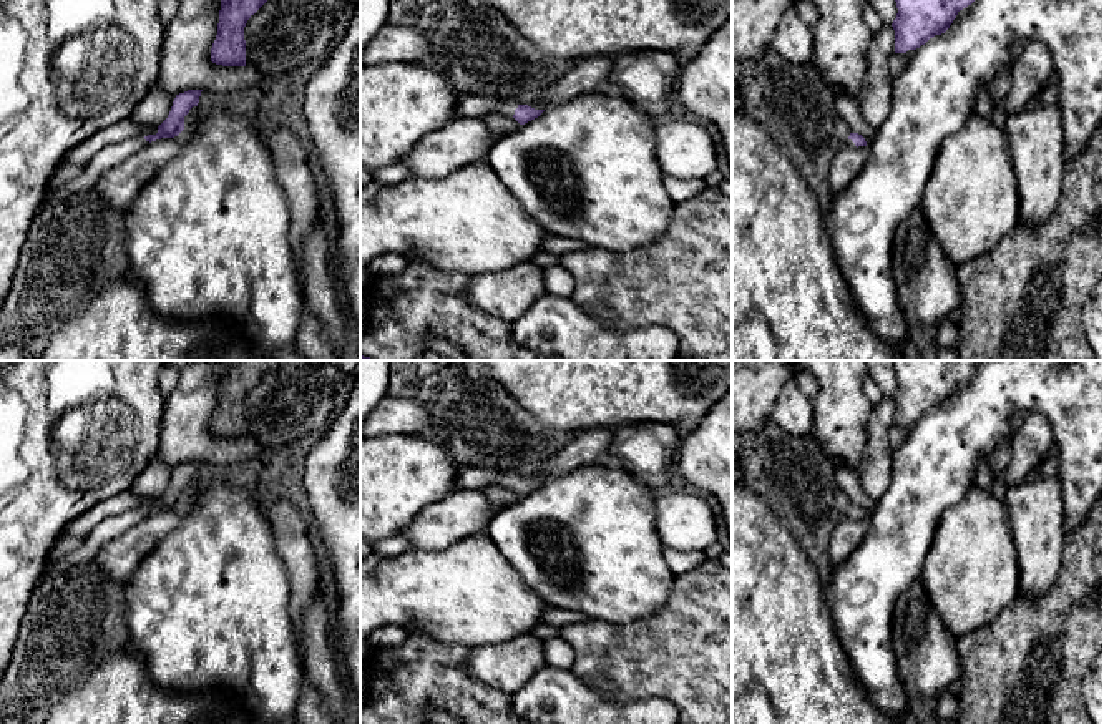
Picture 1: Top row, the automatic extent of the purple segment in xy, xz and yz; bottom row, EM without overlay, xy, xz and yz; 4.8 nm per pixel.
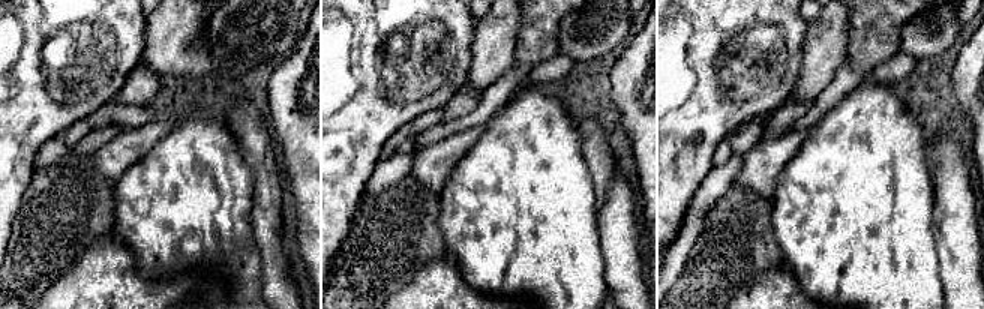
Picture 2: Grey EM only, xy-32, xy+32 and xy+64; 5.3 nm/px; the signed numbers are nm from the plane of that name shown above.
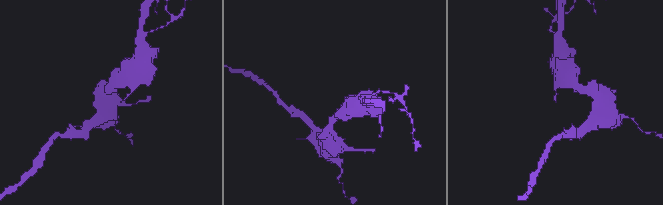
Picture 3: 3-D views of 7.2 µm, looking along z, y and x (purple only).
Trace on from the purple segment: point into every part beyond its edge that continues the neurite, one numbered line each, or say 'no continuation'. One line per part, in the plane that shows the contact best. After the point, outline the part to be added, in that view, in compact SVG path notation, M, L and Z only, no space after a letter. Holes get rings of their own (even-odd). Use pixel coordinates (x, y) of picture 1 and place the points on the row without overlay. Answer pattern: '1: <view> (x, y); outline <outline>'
1: xz (507, 479); outline M506 470L506 472L500 472L495 483L513 490L516 480L518 475Z

